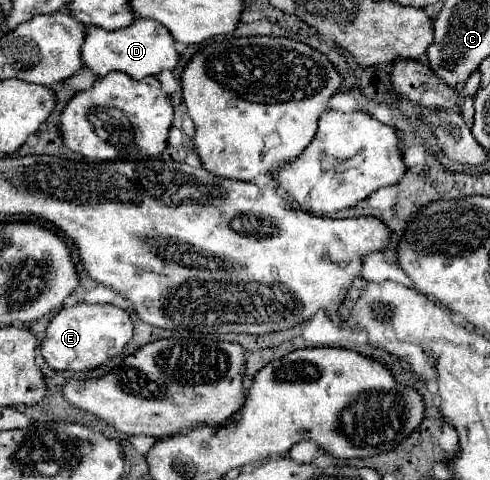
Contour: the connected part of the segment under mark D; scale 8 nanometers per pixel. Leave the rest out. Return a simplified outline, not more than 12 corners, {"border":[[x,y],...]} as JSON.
{"border":[[137,18],[113,32],[87,26],[81,62],[97,78],[173,70],[165,26]]}

